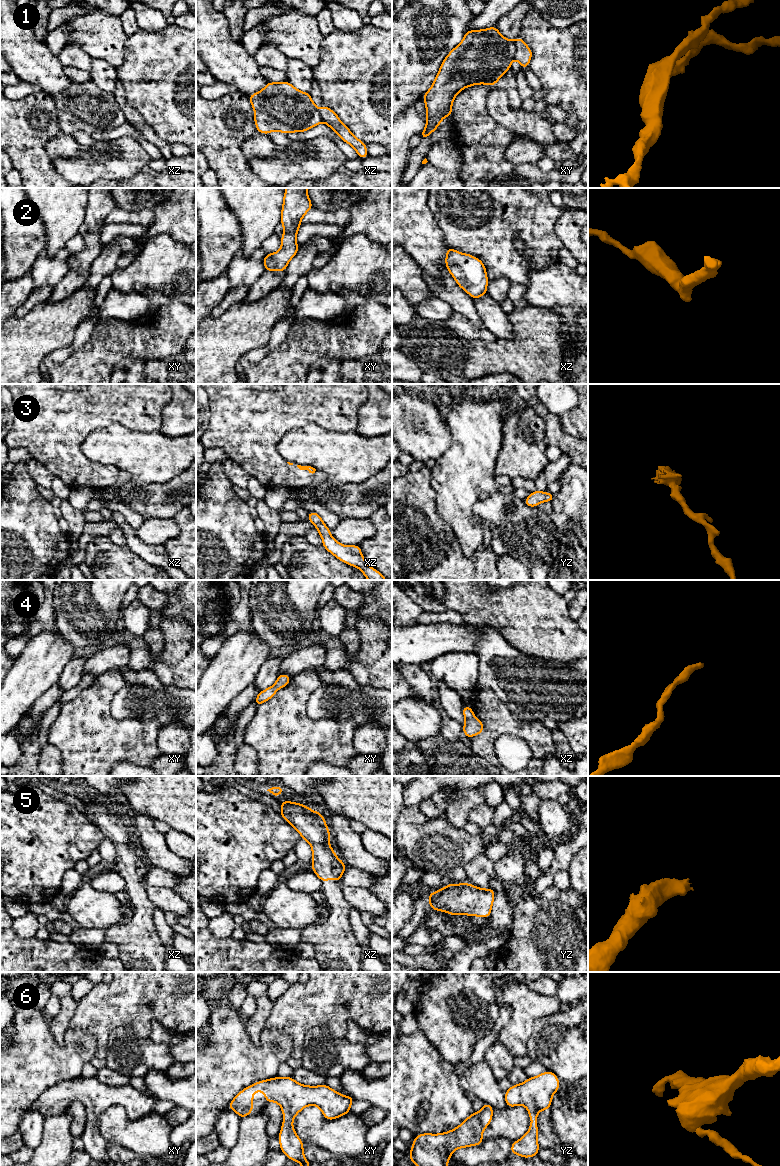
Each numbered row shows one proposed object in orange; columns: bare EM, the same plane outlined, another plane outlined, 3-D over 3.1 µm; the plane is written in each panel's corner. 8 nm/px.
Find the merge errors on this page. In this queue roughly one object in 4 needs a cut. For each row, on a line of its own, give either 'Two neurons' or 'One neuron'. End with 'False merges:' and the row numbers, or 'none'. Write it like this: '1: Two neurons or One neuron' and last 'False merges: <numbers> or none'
1: Two neurons
2: One neuron
3: One neuron
4: One neuron
5: One neuron
6: One neuron
False merges: 1

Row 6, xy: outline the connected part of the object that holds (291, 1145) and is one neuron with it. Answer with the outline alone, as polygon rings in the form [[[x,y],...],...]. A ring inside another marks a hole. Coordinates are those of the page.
[[[277,1076],[272,1079],[256,1082],[243,1089],[229,1103],[229,1109],[235,1111],[240,1118],[249,1116],[249,1114],[253,1111],[253,1093],[258,1092],[259,1090],[265,1093],[266,1102],[276,1102],[282,1108],[284,1121],[278,1136],[280,1141],[280,1150],[289,1159],[299,1162],[302,1166],[310,1166],[311,1163],[306,1160],[303,1151],[303,1142],[296,1135],[294,1126],[292,1125],[295,1116],[303,1108],[309,1105],[315,1105],[321,1109],[323,1116],[327,1120],[333,1120],[350,1113],[350,1106],[354,1100],[352,1096],[344,1096],[331,1089],[326,1084],[321,1086],[306,1086],[296,1082],[292,1077],[280,1078]]]

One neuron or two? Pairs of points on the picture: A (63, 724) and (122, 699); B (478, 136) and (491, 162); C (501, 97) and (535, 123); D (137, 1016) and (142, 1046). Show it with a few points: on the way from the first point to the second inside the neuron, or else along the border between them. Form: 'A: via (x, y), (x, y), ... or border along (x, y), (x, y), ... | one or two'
A: border along (126, 686), (111, 701), (111, 715), (119, 721) | two
B: via (482, 142), (482, 149), (487, 156) | one
C: via (503, 107), (518, 122), (525, 123) | one
D: border along (130, 1029), (139, 1037), (148, 1037) | two

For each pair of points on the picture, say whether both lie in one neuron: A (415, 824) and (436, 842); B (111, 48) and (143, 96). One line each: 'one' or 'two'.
A: one
B: two

